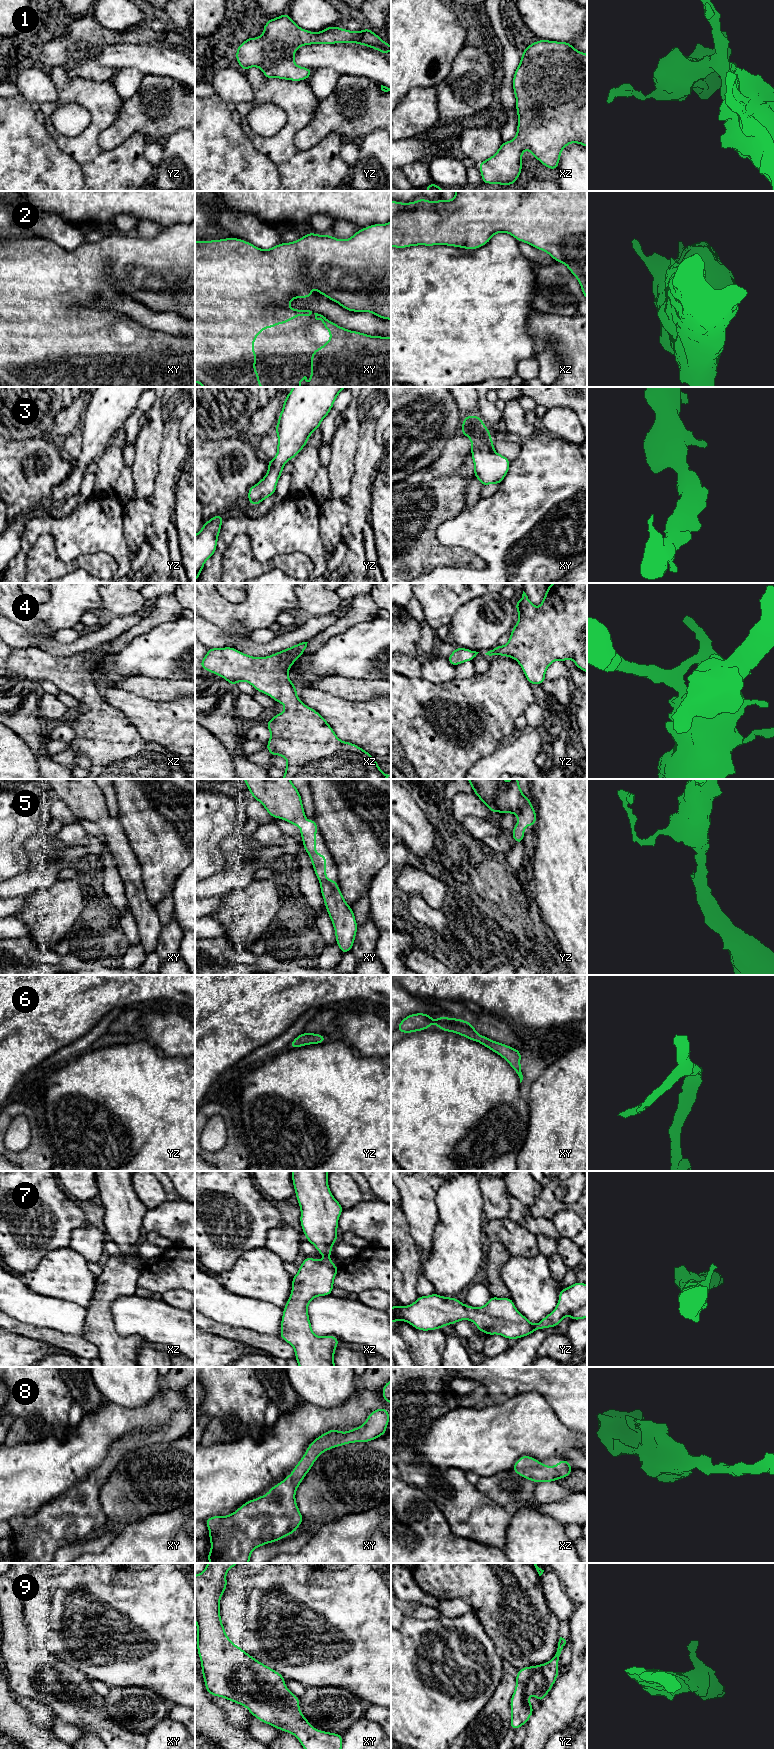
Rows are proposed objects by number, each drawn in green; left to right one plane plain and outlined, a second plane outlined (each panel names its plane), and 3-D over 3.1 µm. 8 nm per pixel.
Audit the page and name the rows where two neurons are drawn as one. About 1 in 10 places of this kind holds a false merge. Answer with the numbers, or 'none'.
none

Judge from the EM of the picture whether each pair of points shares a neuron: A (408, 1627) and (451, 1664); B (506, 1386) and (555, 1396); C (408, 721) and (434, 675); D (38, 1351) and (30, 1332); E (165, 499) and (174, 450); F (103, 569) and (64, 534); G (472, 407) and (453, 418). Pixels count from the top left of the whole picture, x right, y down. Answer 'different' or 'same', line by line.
A: same
B: same
C: different
D: different
E: same
F: different
G: different

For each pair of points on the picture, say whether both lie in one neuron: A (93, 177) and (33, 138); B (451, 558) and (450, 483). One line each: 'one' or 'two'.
A: two
B: one

